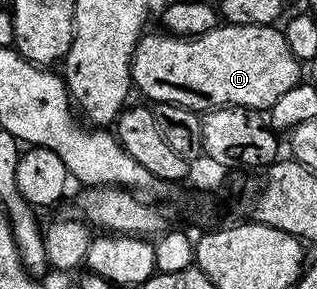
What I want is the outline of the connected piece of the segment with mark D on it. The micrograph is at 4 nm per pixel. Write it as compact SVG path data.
M224 23L209 34L194 38L173 36L162 31L150 32L140 36L139 45L135 47L131 59L131 83L155 104L176 104L192 110L203 110L208 106L270 110L281 94L293 90L301 82L301 61L290 50L284 33L269 24L237 26Z

